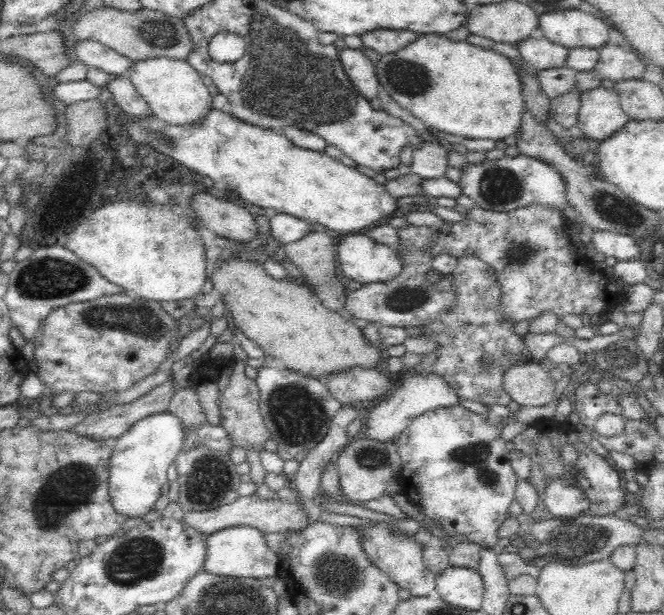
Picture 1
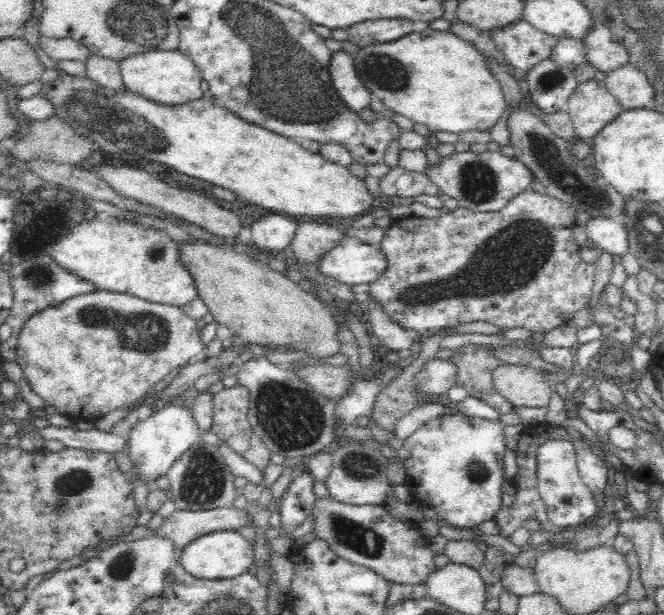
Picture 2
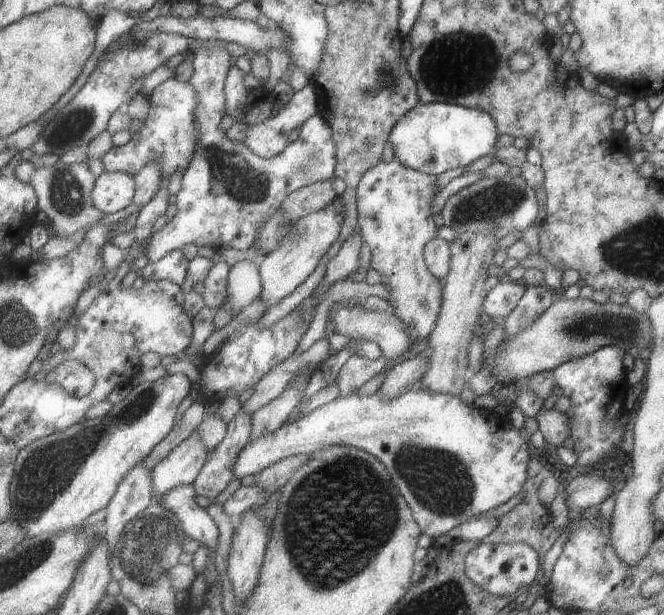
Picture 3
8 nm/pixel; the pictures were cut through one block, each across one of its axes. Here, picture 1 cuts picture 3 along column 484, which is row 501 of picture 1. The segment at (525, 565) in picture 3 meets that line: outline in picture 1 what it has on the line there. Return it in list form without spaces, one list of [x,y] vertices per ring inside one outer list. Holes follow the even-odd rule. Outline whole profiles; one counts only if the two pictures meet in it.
[[[561,478],[547,487],[542,501],[548,509],[548,515],[556,518],[587,512],[589,503],[584,493],[567,482],[562,483]]]

